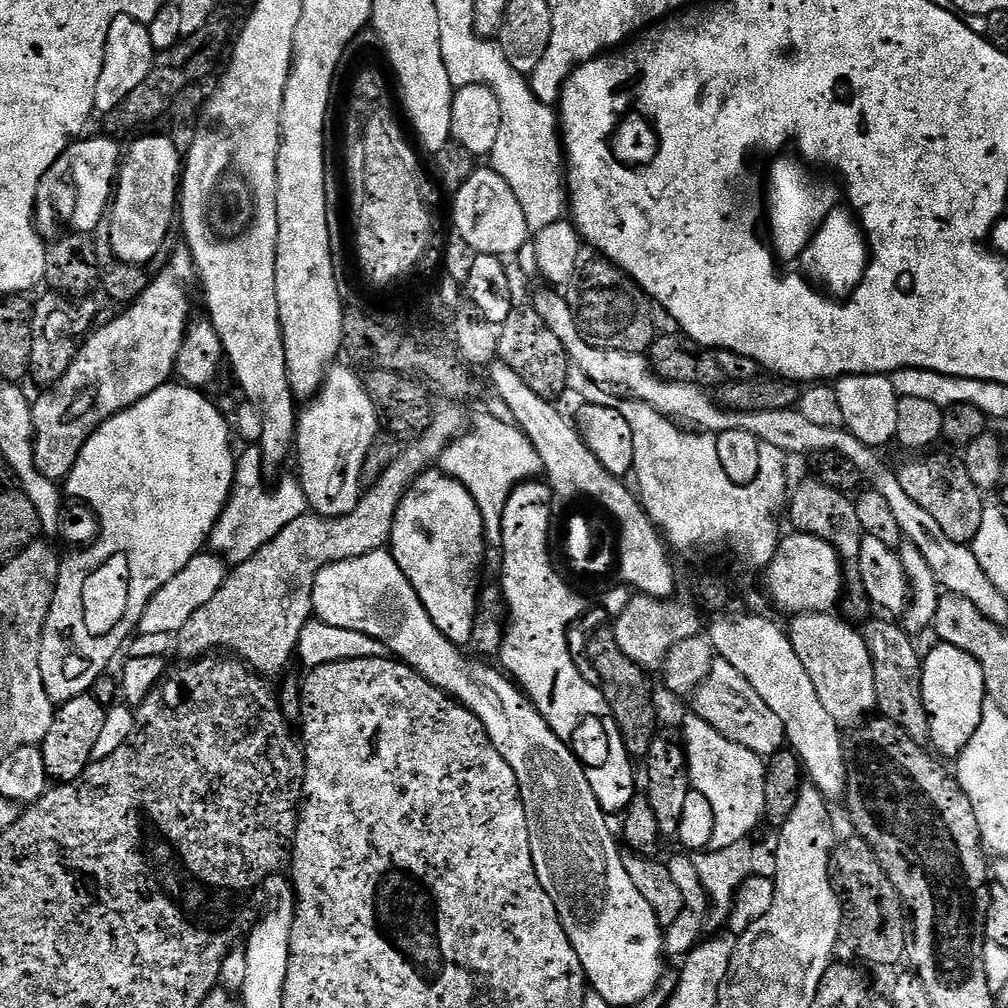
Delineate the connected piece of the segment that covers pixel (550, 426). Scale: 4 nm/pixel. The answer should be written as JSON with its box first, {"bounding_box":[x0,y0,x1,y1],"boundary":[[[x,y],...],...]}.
{"bounding_box":[491,362,661,548],"boundary":[[[496,362],[491,365],[492,384],[496,387],[496,392],[500,395],[502,403],[508,407],[511,419],[517,428],[520,428],[528,436],[538,450],[543,475],[546,477],[547,485],[552,489],[552,495],[556,500],[560,498],[573,498],[588,492],[589,495],[596,496],[596,499],[604,501],[616,516],[620,517],[620,522],[624,527],[624,548],[636,548],[636,544],[656,544],[656,539],[661,536],[648,513],[644,511],[643,504],[640,503],[637,493],[624,485],[625,481],[619,476],[615,476],[596,457],[587,446],[571,419],[568,420],[555,408],[553,401],[546,396],[534,394],[510,366],[503,362]]]}

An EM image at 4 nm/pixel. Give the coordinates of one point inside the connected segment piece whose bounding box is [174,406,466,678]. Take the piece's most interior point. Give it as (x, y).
(259, 613)

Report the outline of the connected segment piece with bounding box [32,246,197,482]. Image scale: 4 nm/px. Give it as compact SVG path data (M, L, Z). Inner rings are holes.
M188 247L180 249L168 260L168 265L149 283L146 291L123 309L121 316L113 318L109 324L97 327L79 345L71 366L61 380L53 387L41 391L41 396L32 404L33 434L37 469L48 479L63 481L70 474L82 446L114 414L134 406L146 394L154 394L173 379L178 358L188 332L188 315L192 312L192 300L188 297L188 283L197 279L195 262Z

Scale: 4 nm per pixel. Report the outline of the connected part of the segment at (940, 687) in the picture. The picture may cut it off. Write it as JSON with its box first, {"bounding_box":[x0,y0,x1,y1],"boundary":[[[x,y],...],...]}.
{"bounding_box":[922,642,986,758],"boundary":[[[943,642],[937,645],[937,648],[929,650],[928,656],[926,652],[922,660],[922,698],[930,722],[928,738],[931,747],[941,757],[956,758],[968,745],[970,738],[974,738],[978,722],[982,722],[986,703],[983,670],[974,657],[958,646]]]}

